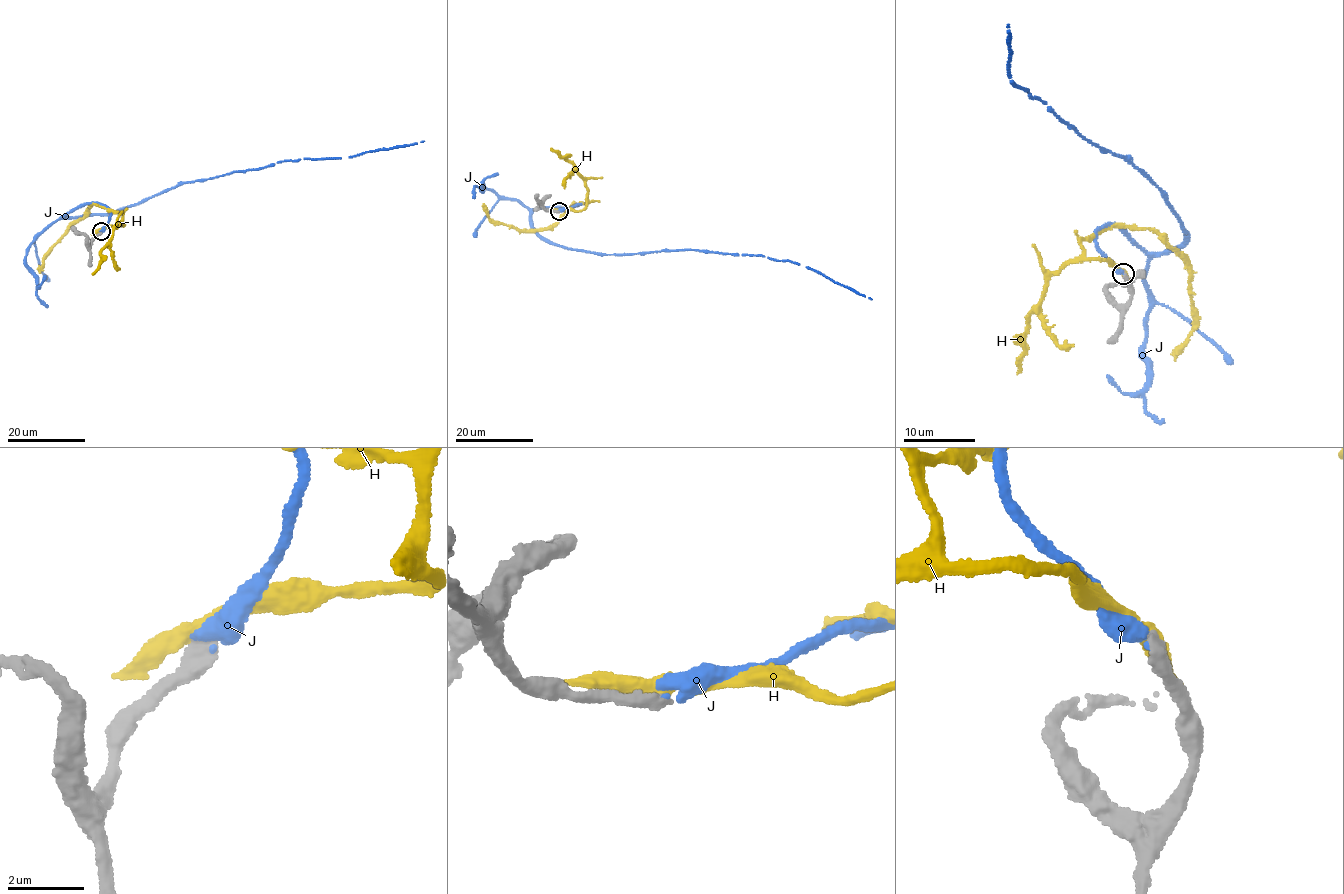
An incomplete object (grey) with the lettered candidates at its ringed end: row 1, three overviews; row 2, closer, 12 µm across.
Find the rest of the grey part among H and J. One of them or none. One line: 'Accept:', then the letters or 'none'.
Accept: J

